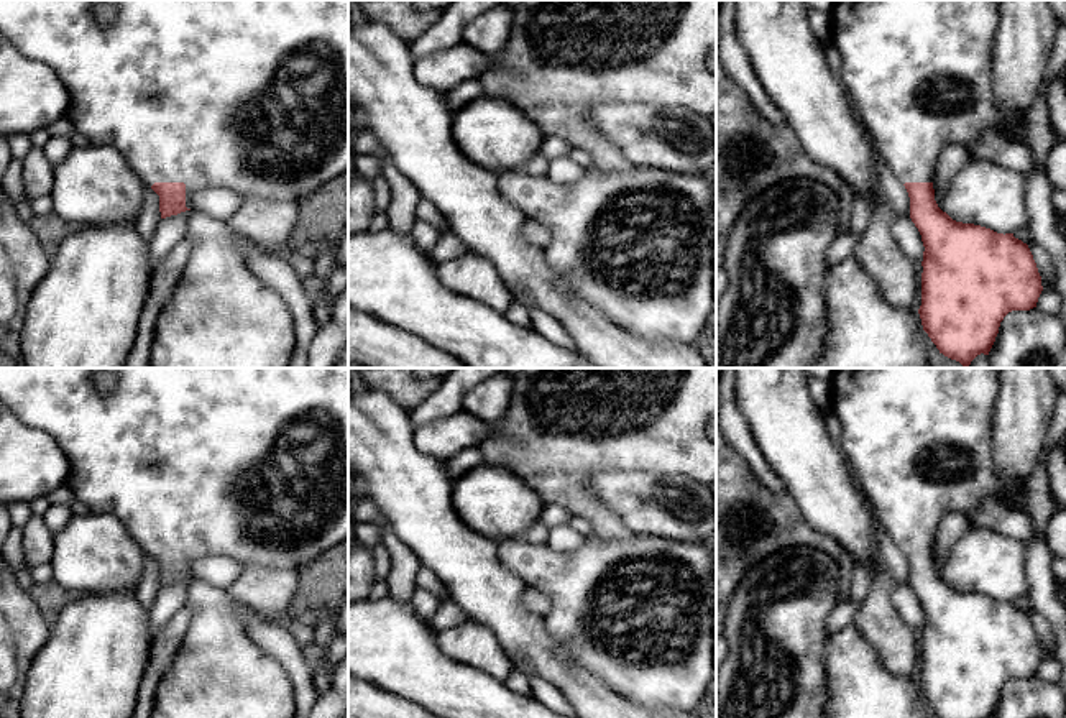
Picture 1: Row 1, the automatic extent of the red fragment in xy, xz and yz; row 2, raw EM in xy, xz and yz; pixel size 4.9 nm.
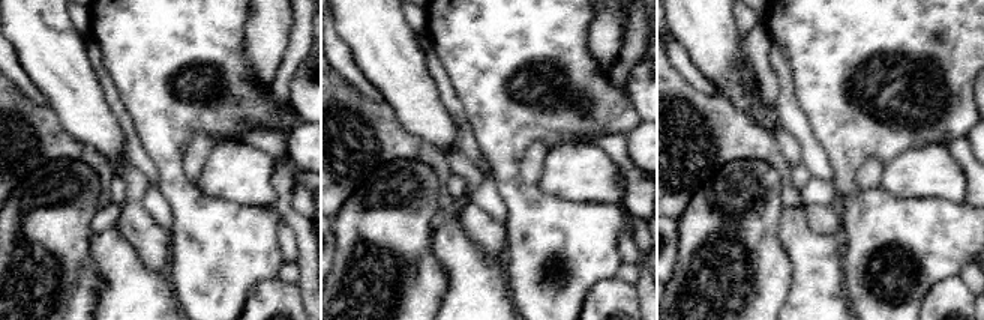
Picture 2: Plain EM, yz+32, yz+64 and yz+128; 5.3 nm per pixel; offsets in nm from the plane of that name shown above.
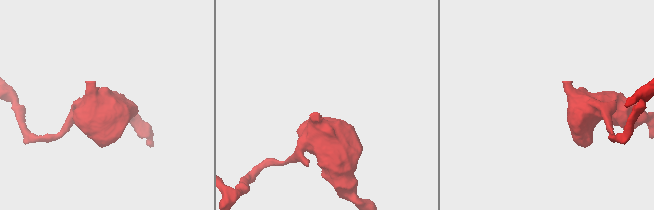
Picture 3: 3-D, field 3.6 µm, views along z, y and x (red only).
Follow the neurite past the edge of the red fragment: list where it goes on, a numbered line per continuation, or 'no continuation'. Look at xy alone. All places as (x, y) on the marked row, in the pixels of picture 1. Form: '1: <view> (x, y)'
1: xy (252, 96)

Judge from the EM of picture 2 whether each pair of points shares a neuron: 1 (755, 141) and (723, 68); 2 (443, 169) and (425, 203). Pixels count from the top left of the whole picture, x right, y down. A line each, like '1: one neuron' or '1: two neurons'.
1: two neurons
2: two neurons

